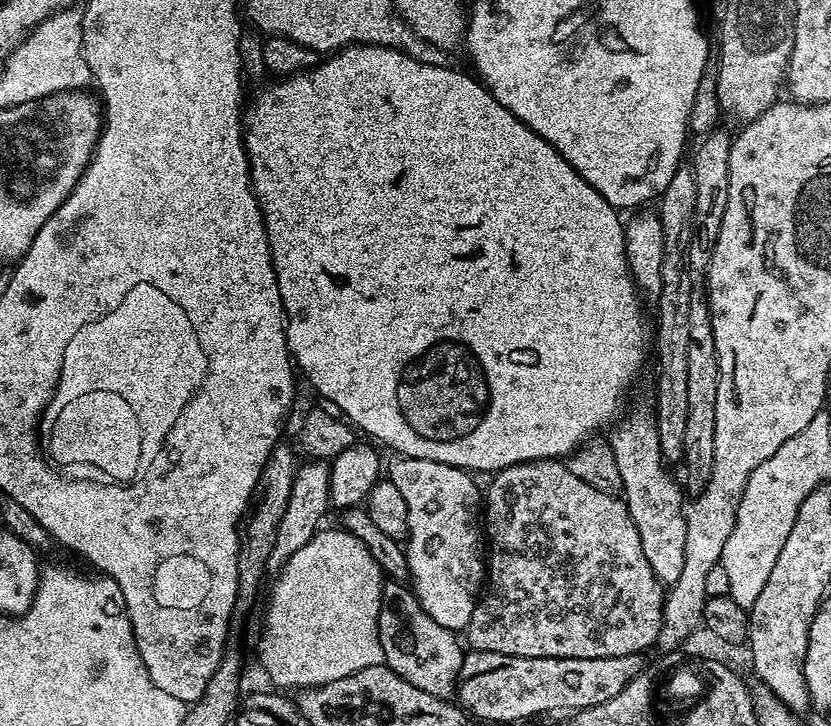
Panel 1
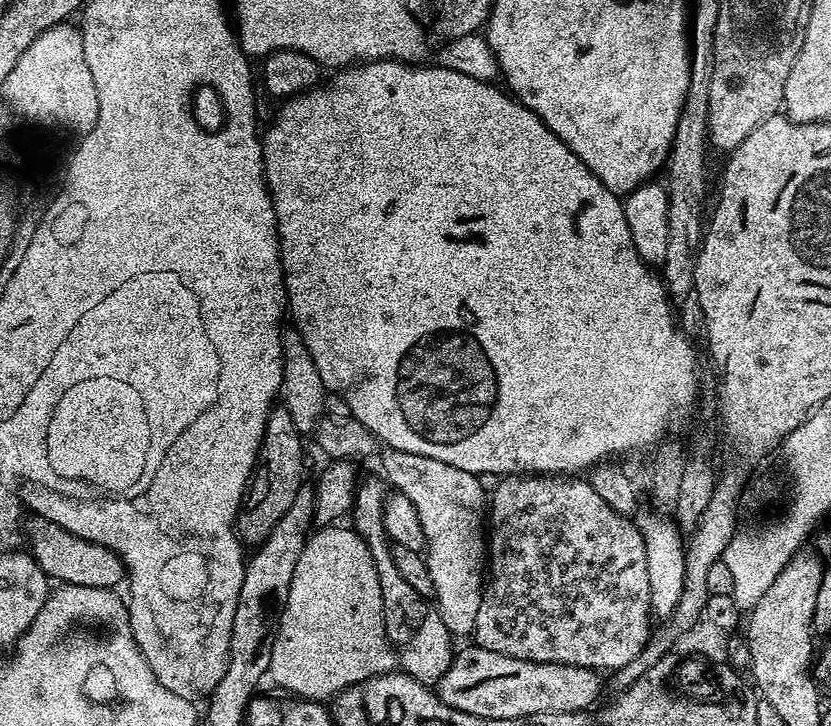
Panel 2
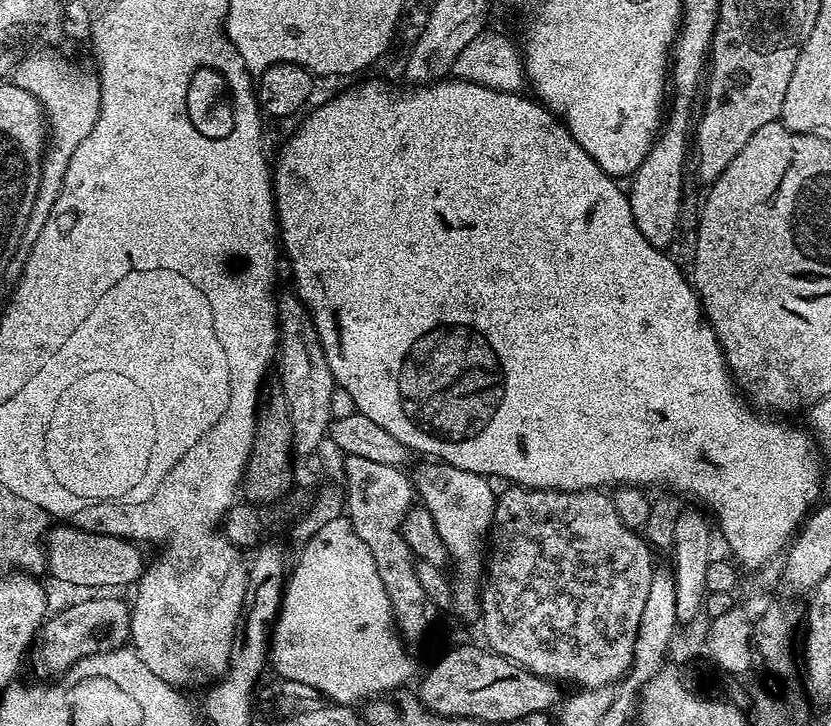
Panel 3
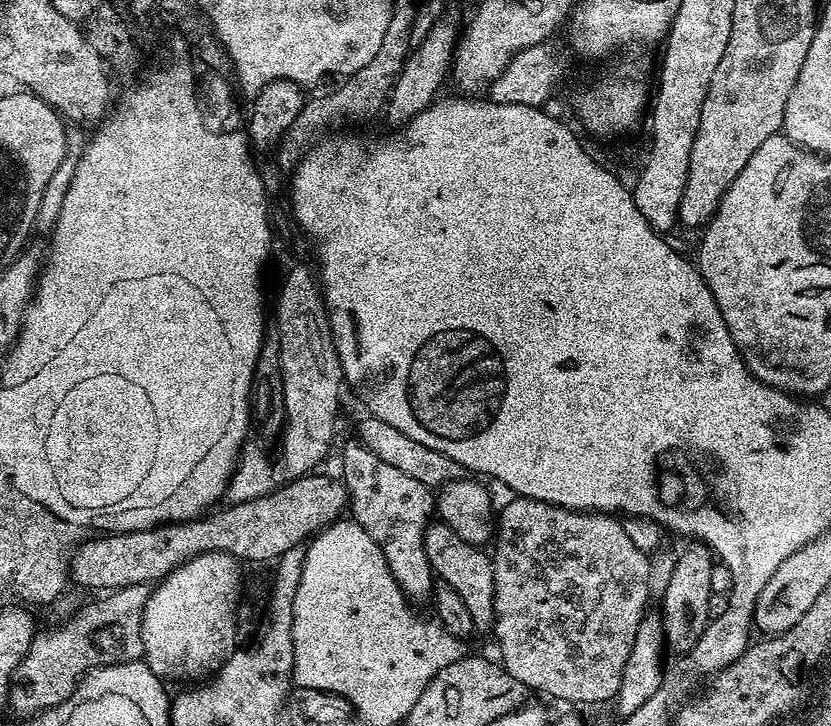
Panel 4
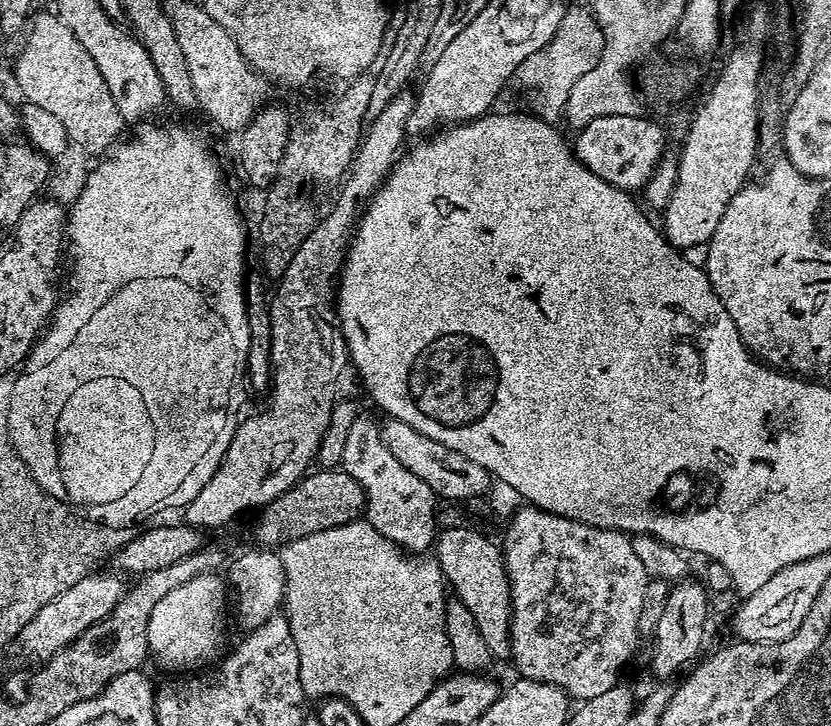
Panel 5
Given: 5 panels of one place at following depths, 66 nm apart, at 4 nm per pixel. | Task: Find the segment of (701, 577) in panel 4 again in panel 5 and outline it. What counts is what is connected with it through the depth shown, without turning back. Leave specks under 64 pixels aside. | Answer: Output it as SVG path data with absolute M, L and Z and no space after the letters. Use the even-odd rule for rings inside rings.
M685 578L677 581L668 591L665 609L661 621L656 623L656 630L651 637L652 672L657 679L671 679L680 668L693 663L700 655L704 640L706 616L710 614L710 596L701 581Z

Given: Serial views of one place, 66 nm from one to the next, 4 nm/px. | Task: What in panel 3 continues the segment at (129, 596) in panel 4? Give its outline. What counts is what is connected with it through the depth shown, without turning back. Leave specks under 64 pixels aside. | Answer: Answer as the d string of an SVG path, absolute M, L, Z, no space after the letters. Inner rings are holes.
M96 594L93 600L80 600L69 608L64 608L60 613L49 615L40 626L40 634L34 641L34 647L30 652L30 664L40 678L59 678L70 671L82 658L112 652L115 648L125 647L129 643L132 634L132 609L129 601L119 600L116 594Z

